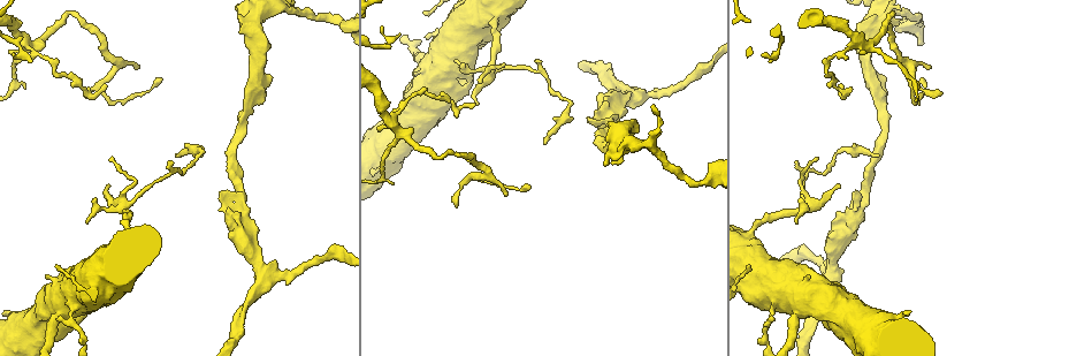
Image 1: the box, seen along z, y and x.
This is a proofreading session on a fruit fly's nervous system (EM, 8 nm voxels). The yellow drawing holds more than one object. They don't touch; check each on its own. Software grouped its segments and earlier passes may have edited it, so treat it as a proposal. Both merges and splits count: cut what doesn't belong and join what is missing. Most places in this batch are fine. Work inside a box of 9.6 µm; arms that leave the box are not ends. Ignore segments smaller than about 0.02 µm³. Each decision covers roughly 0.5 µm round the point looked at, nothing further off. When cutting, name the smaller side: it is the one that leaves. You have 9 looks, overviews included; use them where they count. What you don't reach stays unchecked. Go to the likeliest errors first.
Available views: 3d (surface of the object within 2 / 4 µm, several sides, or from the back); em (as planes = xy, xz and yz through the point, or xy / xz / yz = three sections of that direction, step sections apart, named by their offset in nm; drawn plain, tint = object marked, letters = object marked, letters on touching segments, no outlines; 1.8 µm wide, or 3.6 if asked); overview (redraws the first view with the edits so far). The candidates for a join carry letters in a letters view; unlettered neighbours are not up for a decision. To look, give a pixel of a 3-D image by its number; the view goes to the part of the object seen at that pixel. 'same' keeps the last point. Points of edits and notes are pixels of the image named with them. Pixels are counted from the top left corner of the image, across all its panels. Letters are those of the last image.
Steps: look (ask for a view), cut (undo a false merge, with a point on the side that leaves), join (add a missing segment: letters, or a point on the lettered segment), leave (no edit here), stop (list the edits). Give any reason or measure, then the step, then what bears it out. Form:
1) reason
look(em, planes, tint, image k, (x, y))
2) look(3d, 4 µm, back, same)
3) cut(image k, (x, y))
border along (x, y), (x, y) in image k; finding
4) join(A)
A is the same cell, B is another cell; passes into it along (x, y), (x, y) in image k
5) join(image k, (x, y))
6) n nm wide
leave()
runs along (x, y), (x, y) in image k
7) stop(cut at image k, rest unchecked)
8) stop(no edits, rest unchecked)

an open end
look(em, xy, step 4, tint, image 1, (175, 155))

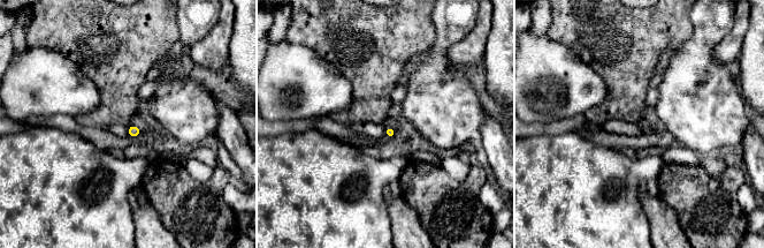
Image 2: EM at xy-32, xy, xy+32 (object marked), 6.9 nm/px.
another direction
look(em, planes, tint, same)

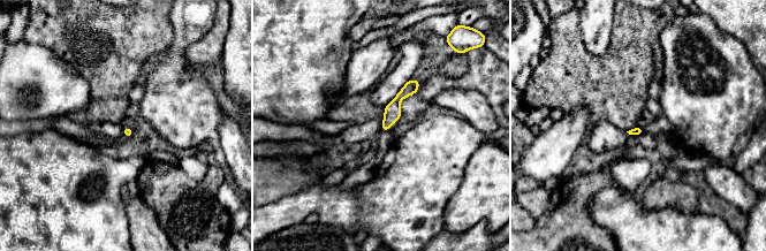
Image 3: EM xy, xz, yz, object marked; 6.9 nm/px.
look(em, planes, letters, same)

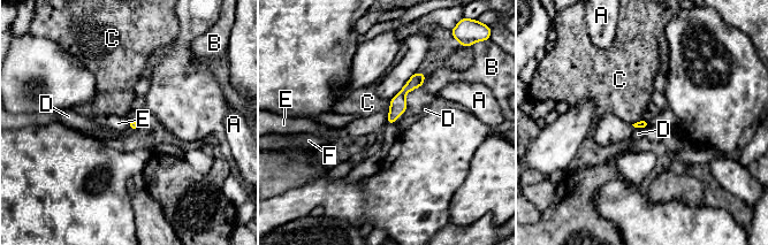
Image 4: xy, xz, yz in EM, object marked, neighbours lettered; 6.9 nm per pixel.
leave()
A, B, C, D, E and F are other cells; border along (128, 122), (129, 128) in image 4; none of them fits

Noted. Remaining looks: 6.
tapers out
look(3d, 4 µm, image 1, (941, 94))

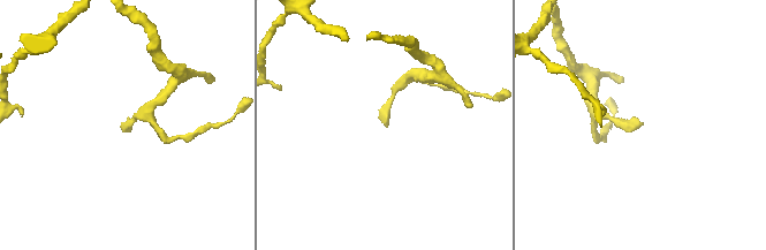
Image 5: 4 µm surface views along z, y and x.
need the tissue
look(em, xz, step 16, tint, image 5, (387, 125))

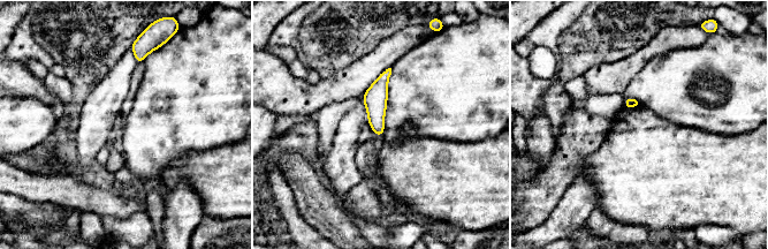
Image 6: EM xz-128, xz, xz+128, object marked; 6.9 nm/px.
look(em, planes, letters, same)

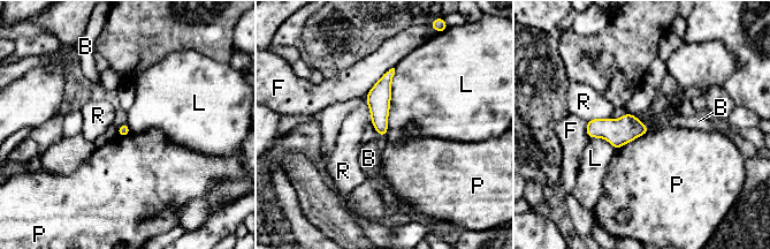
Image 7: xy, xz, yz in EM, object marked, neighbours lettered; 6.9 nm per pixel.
leave()
B, F, L, P and R are other cells; no lettered segment goes on from it

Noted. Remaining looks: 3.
look(em, yz, step 16, tint, image 1, (477, 103))

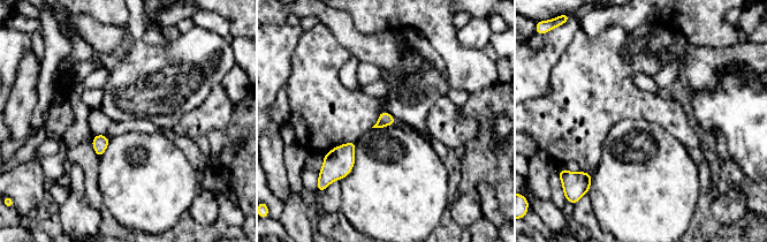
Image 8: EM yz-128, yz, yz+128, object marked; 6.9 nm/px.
cut it another way
look(em, xy, step 8, letters, same)

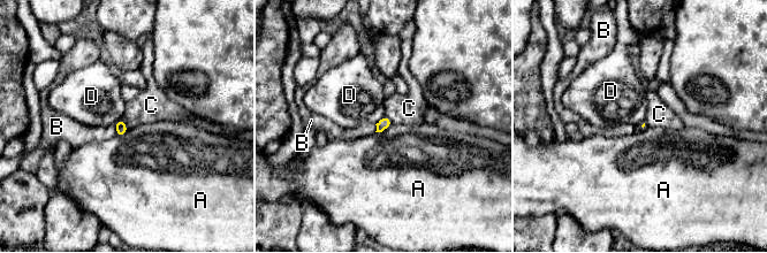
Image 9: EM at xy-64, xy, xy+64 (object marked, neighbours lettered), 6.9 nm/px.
A touches over 140 nm
leave()
A, B, C and D are other cells; no lettered segment goes on from it

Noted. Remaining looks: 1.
stop(no edits, rest unchecked)

